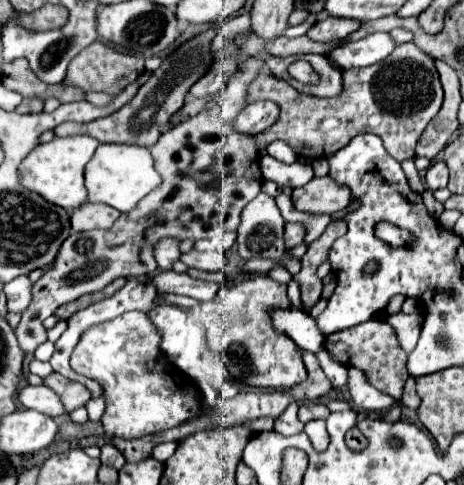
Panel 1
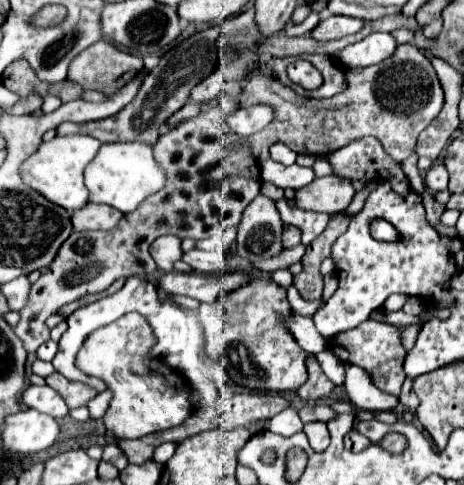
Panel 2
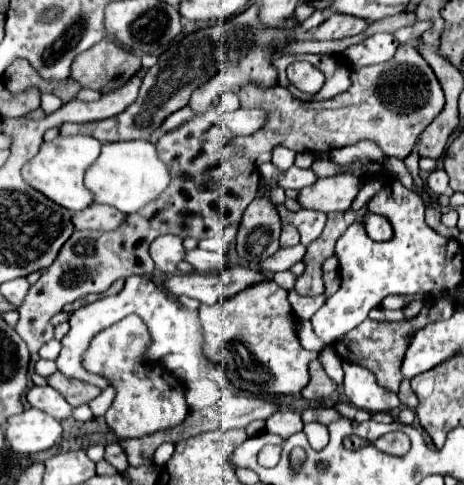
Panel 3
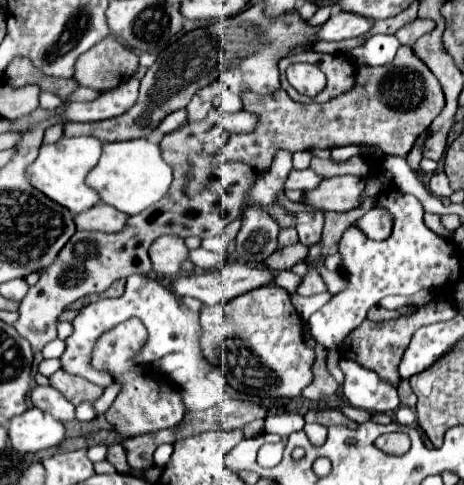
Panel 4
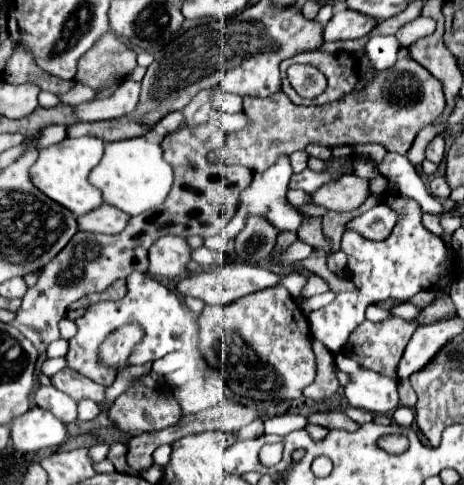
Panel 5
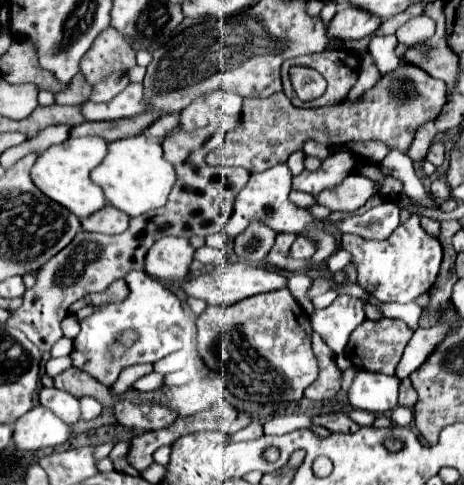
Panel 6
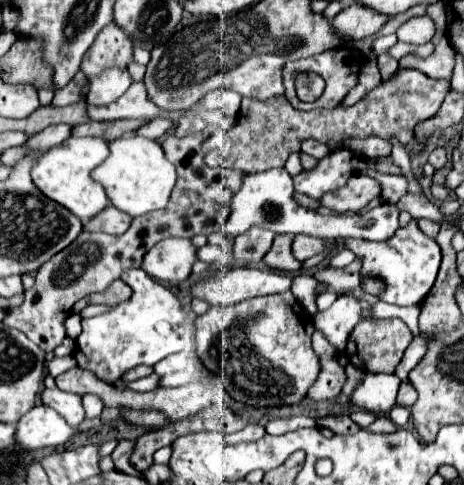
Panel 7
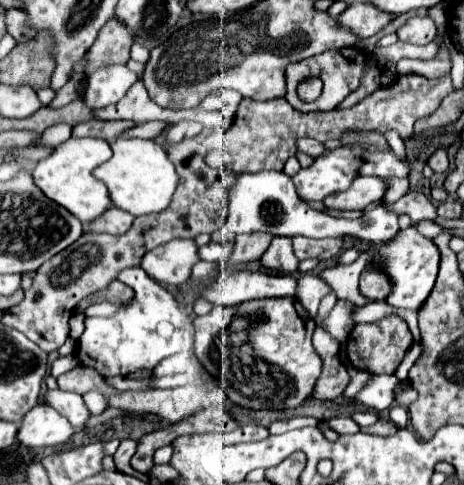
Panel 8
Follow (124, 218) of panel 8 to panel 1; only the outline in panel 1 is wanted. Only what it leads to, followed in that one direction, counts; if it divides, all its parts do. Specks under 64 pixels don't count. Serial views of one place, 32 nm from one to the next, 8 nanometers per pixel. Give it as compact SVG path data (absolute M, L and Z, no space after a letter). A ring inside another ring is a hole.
M86 202L70 214L70 224L72 224L74 232L94 230L94 228L110 228L118 216L120 216L120 212L112 206Z

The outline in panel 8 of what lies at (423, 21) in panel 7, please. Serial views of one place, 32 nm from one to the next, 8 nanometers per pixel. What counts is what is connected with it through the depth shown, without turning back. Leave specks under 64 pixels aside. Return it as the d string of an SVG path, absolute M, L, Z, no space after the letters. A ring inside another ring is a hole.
M414 16L410 18L398 32L398 40L410 42L410 44L428 44L436 38L436 26L430 16Z

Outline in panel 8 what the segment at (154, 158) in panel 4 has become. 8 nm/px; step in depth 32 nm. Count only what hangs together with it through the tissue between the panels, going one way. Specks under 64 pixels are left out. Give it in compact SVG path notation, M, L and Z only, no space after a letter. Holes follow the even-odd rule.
M120 136L110 144L110 148L112 158L100 164L92 174L106 184L112 204L132 216L144 216L166 210L180 178L176 174L174 164L168 160L164 146L154 140Z

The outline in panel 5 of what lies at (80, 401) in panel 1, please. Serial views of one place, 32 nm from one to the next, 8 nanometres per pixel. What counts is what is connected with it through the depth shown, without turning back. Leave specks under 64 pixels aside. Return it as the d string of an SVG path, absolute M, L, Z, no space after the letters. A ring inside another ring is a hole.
M60 370L50 380L52 380L54 388L62 390L70 398L74 398L76 402L84 400L84 398L90 398L94 402L102 402L104 400L104 390L106 390L104 386L94 384L92 380L80 376L76 372L72 372L72 370Z

